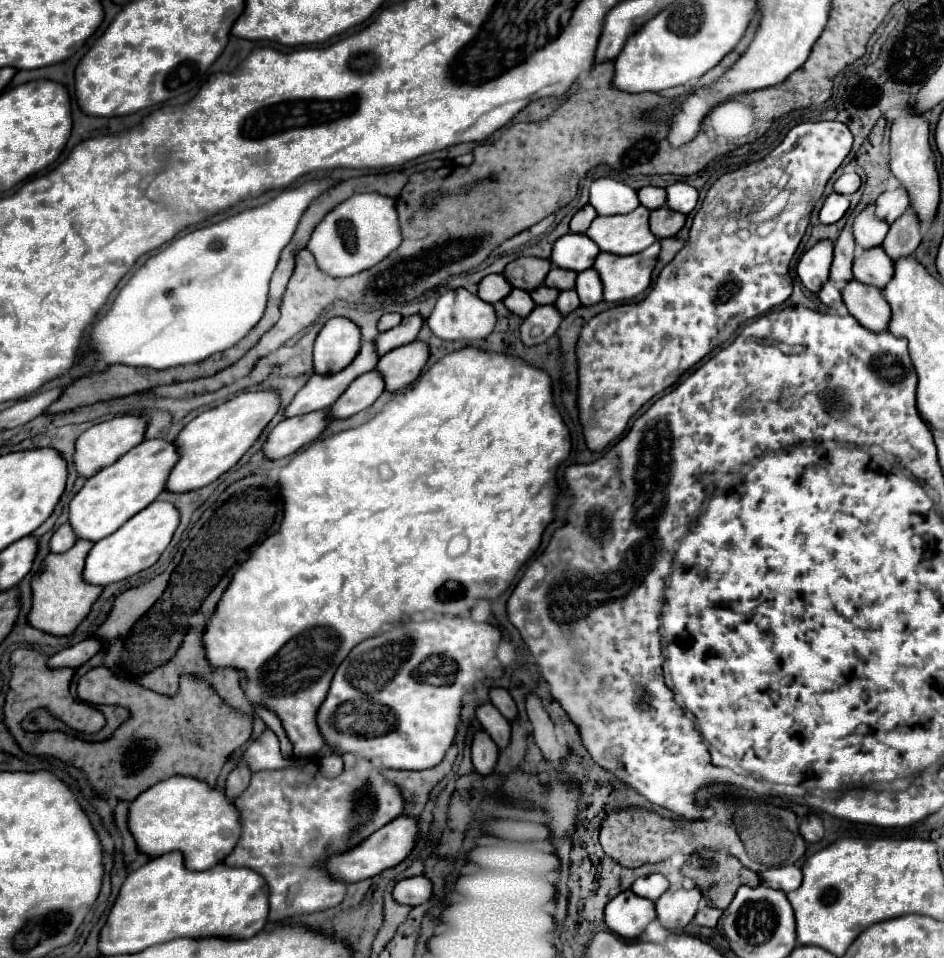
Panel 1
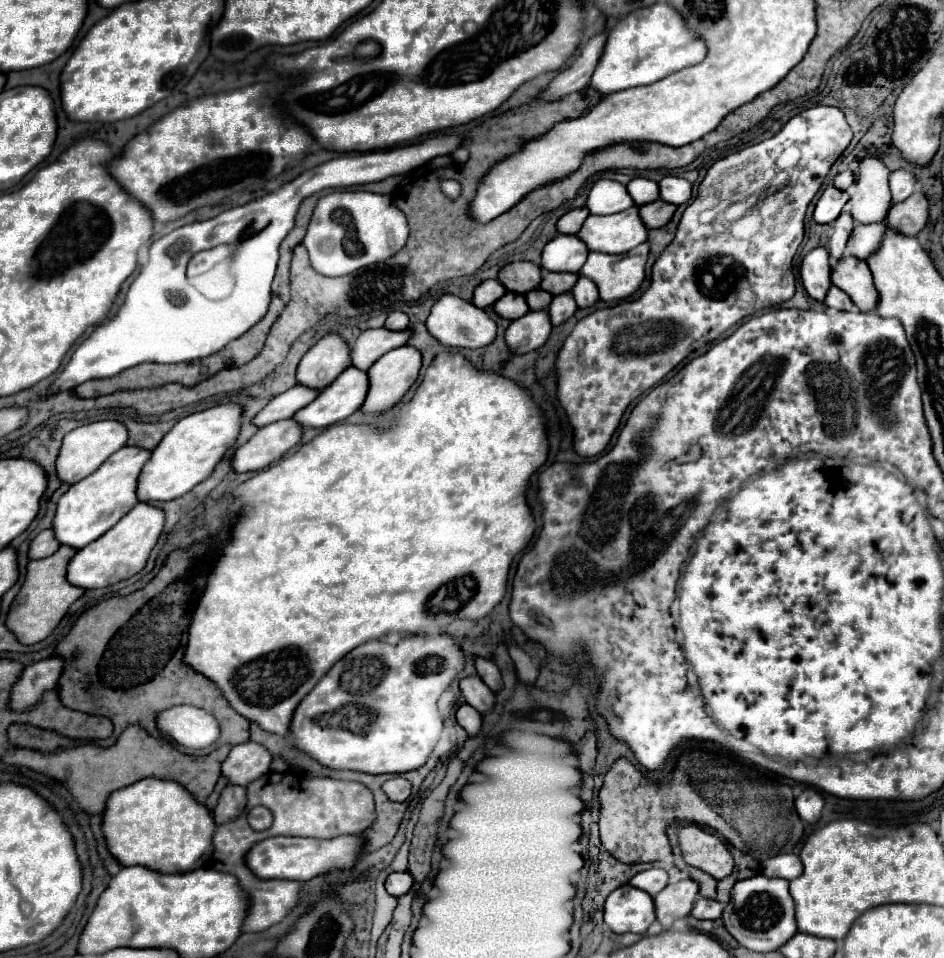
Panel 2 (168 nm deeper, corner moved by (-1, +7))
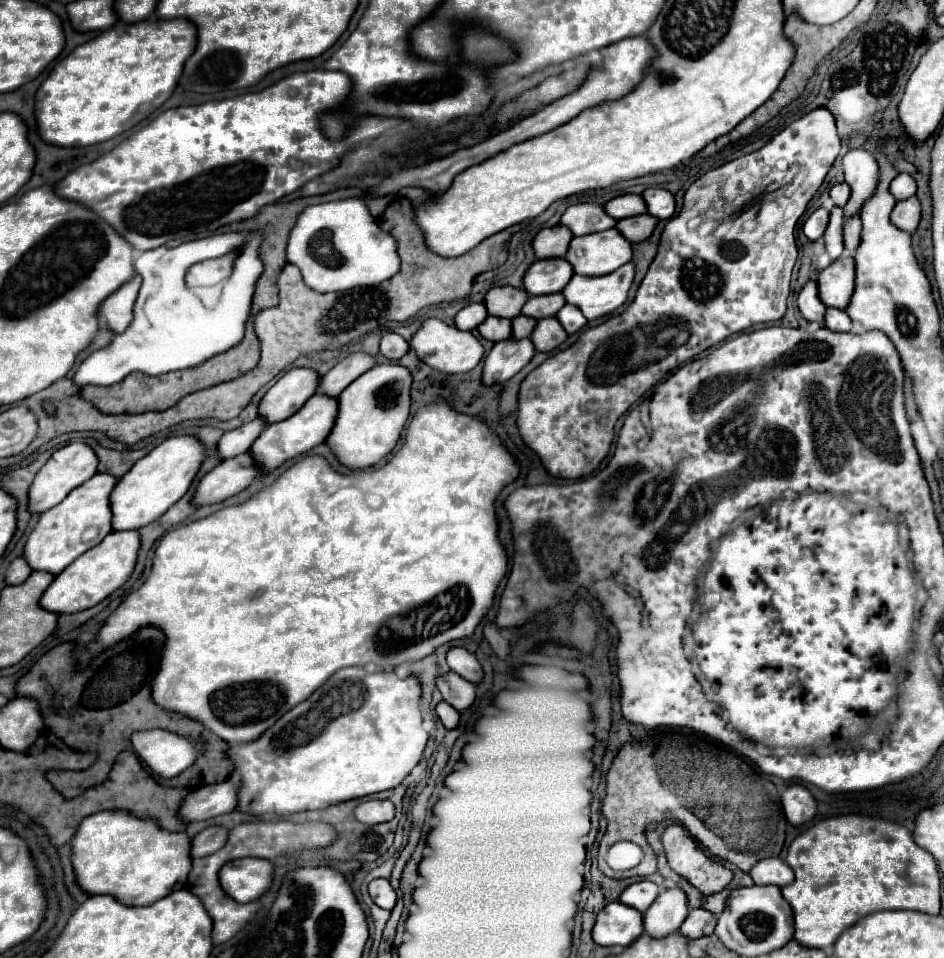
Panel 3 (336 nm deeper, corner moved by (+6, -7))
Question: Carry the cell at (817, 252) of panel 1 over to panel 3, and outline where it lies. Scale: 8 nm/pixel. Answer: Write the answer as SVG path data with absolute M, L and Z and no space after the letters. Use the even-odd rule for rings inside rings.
M809 280L801 292L799 292L799 310L801 310L801 316L809 322L823 322L823 316L825 316L825 310L827 306L819 300L819 294L817 294L817 282Z

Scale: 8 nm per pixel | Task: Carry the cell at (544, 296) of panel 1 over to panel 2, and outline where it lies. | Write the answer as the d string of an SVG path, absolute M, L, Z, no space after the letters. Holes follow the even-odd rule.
M536 288L536 290L528 292L524 298L526 298L526 304L530 306L530 310L532 310L532 312L536 312L536 310L548 310L550 300L552 300L552 296L550 296L548 292L540 290L540 288Z

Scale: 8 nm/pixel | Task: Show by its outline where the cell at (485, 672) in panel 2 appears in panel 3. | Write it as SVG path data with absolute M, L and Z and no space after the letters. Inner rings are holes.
M451 648L447 652L447 664L453 672L457 672L461 678L469 680L471 684L479 684L483 680L483 668L477 662L475 654L467 652L465 648Z

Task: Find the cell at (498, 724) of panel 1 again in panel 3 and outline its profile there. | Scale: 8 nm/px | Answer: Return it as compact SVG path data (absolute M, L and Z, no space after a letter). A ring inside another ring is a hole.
M455 672L441 676L437 680L437 688L443 694L443 700L451 704L457 712L471 708L471 704L475 702L475 686Z

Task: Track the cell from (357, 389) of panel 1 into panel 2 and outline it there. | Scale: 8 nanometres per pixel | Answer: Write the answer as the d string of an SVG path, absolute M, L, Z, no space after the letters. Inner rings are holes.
M346 368L330 386L326 386L310 404L296 410L292 420L300 424L300 428L326 428L336 422L346 420L350 414L354 414L360 404L364 402L364 394L368 392L368 376L364 372L356 372L356 368Z

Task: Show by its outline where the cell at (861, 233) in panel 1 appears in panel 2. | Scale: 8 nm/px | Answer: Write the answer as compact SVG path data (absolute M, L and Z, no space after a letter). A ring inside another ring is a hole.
M864 154L860 160L856 190L850 196L850 214L856 222L882 222L892 204L888 176L890 170L878 154Z

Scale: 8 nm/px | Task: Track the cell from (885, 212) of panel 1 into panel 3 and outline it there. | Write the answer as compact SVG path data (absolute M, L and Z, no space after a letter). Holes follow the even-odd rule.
M897 174L893 178L893 182L889 184L889 192L893 194L893 198L897 202L901 202L903 198L911 198L917 192L917 184L909 174Z

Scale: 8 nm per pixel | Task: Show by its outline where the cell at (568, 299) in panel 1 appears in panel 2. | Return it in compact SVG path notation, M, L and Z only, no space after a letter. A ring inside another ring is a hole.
M564 294L564 296L554 296L552 298L552 304L548 308L548 316L550 316L550 322L552 326L560 326L564 324L574 312L576 312L576 302L572 300L572 294Z

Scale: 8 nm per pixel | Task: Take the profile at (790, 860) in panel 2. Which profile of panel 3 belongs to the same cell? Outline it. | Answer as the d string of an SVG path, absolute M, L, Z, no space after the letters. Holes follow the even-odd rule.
M765 858L761 862L757 862L753 866L753 870L749 872L753 882L763 886L763 884L773 884L773 886L787 886L793 882L793 870L779 858Z

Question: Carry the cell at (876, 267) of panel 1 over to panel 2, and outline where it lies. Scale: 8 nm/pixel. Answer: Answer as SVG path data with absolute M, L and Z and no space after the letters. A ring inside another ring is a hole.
M882 222L856 224L850 234L848 246L846 246L846 256L856 256L860 260L866 260L880 246L882 234L884 234Z

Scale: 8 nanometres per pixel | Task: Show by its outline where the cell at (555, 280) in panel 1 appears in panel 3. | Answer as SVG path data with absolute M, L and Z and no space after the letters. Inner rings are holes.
M545 294L545 296L531 296L521 314L525 316L531 316L535 320L541 320L541 318L549 318L549 316L555 316L561 308L565 306L565 296L563 294Z

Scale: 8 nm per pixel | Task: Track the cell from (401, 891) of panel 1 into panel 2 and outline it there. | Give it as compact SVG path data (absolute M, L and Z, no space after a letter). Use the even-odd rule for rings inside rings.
M392 872L386 878L386 890L390 896L402 896L404 892L408 892L408 888L412 888L412 876L408 872Z

